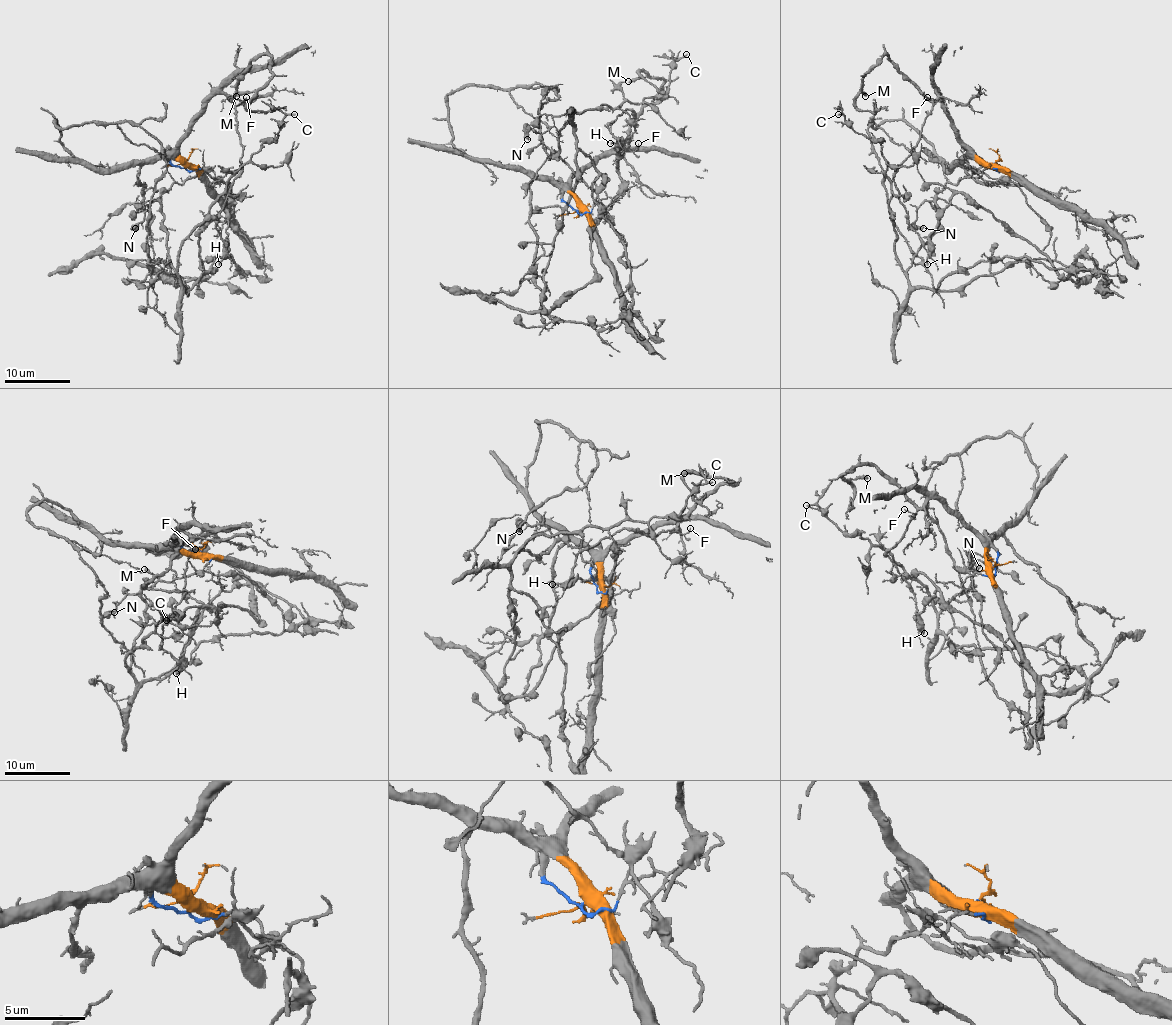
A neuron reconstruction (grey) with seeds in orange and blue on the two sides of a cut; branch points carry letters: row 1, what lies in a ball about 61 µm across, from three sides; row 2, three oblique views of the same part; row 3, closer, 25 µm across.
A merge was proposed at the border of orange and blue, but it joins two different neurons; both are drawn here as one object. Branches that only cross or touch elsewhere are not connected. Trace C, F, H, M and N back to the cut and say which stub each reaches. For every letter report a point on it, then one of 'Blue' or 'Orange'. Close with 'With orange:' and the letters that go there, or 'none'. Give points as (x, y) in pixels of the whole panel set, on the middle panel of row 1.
C: Place: (686, 54). Blue
F: Place: (638, 143). Orange
H: Place: (610, 143). Orange
M: Place: (628, 81). Orange
N: Place: (527, 139). Blue
With orange: F, H, M

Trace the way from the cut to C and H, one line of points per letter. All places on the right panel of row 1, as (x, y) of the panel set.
C: (993, 165), (998, 171), (974, 171), (936, 196), (939, 228), (905, 271), (880, 142), (838, 114)
H: (993, 165), (985, 163), (959, 137), (936, 94), (916, 147), (894, 176), (910, 225), (925, 248), (928, 264)

